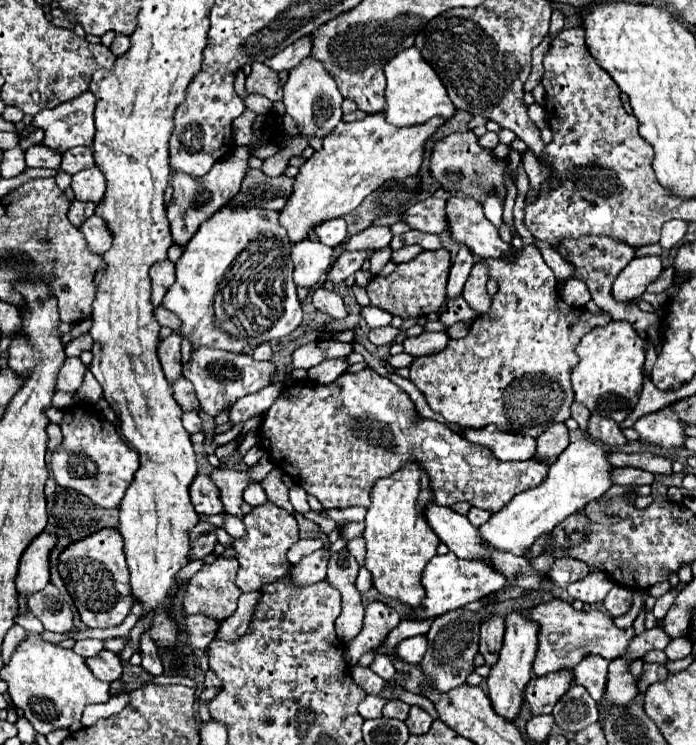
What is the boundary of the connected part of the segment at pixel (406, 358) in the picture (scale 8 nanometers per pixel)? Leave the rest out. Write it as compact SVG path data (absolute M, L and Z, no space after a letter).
M402 352L402 354L398 354L398 356L388 356L386 358L386 362L392 366L392 368L404 368L404 366L410 366L412 364L412 356L410 354L406 354L406 352Z

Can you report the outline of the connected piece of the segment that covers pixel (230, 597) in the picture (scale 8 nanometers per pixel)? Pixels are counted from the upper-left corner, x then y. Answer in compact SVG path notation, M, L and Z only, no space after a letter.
M218 556L212 564L204 564L188 582L184 596L184 614L204 614L216 620L226 620L228 616L232 616L232 612L236 610L238 596L242 594L234 584L238 568L240 564L236 558L224 558L224 556Z

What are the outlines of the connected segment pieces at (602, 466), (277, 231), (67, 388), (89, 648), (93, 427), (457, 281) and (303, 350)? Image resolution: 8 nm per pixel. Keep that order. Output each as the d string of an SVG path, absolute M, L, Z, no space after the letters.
M588 438L572 442L558 456L558 460L550 464L548 476L540 486L520 492L504 510L500 510L496 516L480 526L482 538L496 550L512 552L516 556L524 554L536 542L536 538L550 532L566 516L582 510L588 502L600 498L612 486L614 466L606 458L608 454L610 452L602 444L596 444Z
M228 202L208 218L208 222L202 222L194 238L186 244L184 254L176 262L176 282L164 296L162 306L182 320L182 334L190 338L192 346L242 352L246 346L290 336L302 324L302 308L292 280L294 264L290 258L290 240L286 230L280 228L278 214L278 210L246 208Z
M66 358L66 362L62 364L60 372L58 372L58 380L56 380L56 390L62 392L76 392L82 384L84 378L84 364L80 358Z
M80 640L74 646L74 652L84 656L84 658L92 658L98 656L104 650L104 642L102 640Z
M78 402L70 408L64 408L62 444L52 452L52 476L62 488L76 488L80 494L88 496L94 504L102 508L116 508L124 498L128 486L134 480L138 470L138 454L128 448L116 432L116 426L102 418L98 410L90 404Z
M460 244L460 250L458 250L458 256L452 264L452 270L450 270L450 280L448 280L448 298L456 298L462 288L464 288L464 282L470 274L474 266L474 254L464 246Z
M318 340L318 342L310 342L296 348L292 354L292 362L296 368L308 370L328 358L342 358L348 354L352 354L352 344L334 342L334 340Z

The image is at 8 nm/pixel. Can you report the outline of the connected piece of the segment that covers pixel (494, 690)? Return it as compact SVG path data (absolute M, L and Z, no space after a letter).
M520 612L508 614L506 616L504 646L502 646L498 662L492 666L490 676L486 680L488 698L492 702L494 712L508 722L512 722L520 714L520 708L524 704L524 690L526 690L526 684L532 678L532 660L534 660L534 654L536 654L536 644L538 644L536 624L532 624L526 616L520 616Z

